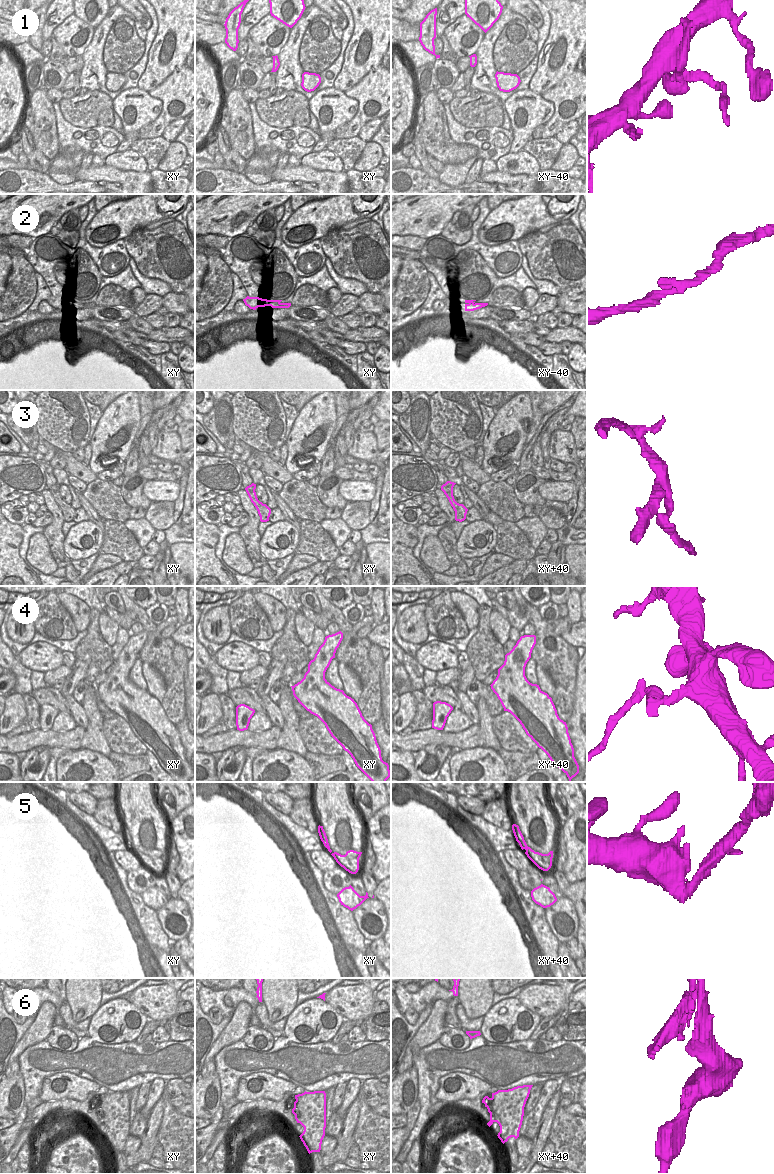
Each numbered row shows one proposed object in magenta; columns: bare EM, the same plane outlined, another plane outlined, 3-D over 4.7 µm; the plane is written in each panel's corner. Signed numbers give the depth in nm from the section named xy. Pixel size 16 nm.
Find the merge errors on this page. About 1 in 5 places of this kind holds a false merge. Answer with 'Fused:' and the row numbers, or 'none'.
Fused: 1, 5

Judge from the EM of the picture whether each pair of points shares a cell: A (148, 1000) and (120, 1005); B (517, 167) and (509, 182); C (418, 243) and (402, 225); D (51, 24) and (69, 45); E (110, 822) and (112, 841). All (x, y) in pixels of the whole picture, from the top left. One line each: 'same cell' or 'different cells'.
A: different cells
B: different cells
C: different cells
D: different cells
E: same cell

